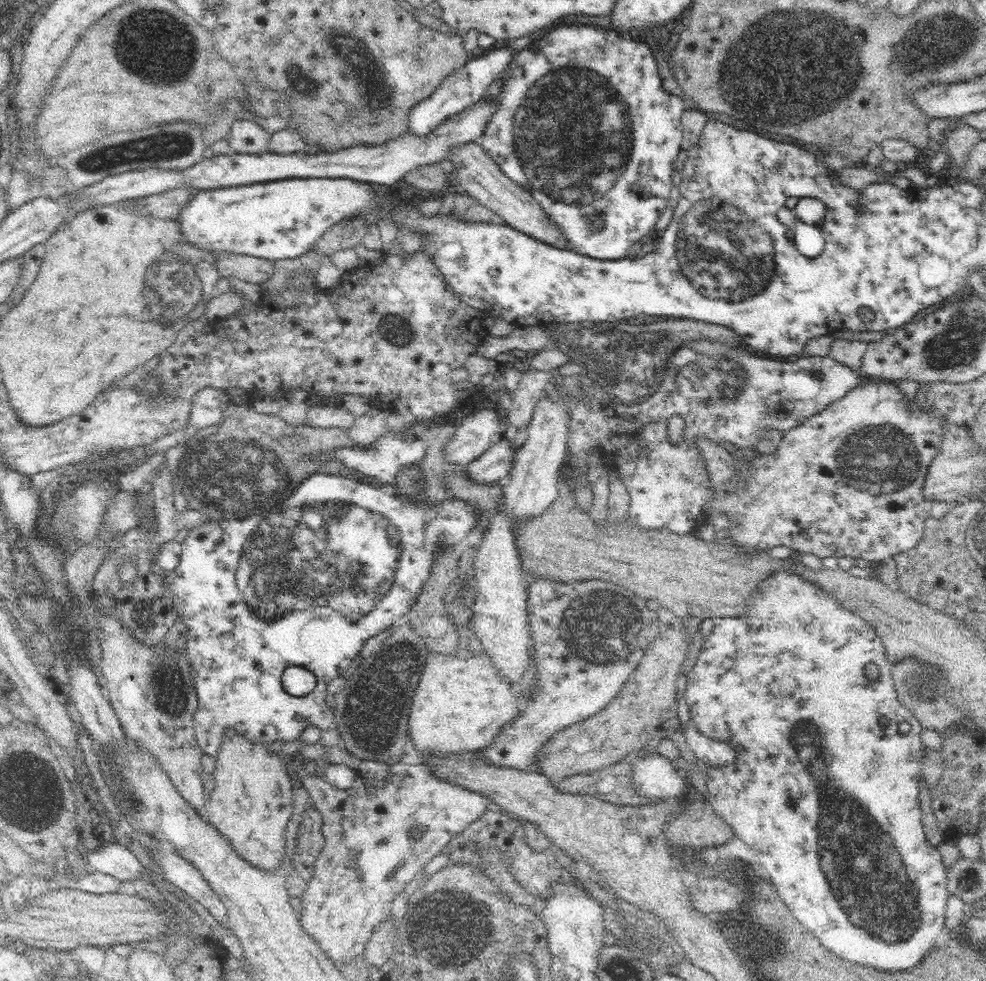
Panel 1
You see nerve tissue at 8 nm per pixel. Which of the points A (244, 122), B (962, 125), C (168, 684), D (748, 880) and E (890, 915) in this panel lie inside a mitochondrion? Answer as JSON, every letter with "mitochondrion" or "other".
{"A":"other","B":"other","C":"mitochondrion","D":"other","E":"mitochondrion"}

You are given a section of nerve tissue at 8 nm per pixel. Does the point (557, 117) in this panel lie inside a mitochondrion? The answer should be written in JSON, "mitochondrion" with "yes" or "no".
{"mitochondrion":"yes"}

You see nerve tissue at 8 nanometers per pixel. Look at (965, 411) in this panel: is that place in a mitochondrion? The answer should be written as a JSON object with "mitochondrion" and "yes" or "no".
{"mitochondrion":"no"}

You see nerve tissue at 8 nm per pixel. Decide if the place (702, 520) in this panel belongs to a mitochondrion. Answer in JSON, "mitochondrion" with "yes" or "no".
{"mitochondrion":"no"}

